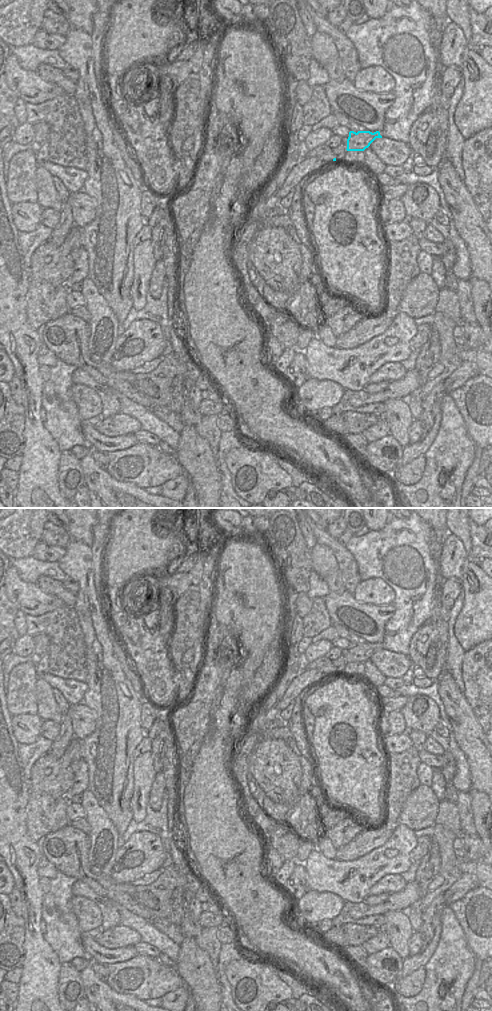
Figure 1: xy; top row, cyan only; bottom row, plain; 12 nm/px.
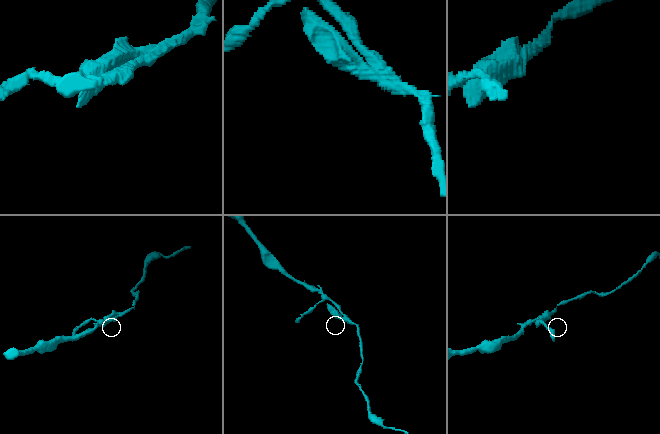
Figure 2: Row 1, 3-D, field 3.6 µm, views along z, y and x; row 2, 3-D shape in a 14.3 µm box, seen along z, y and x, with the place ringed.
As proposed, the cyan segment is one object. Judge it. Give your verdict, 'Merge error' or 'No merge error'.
Merge error.

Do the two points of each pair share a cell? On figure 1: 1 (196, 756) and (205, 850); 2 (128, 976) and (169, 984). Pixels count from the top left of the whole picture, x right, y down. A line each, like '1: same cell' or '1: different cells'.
1: different cells
2: same cell

